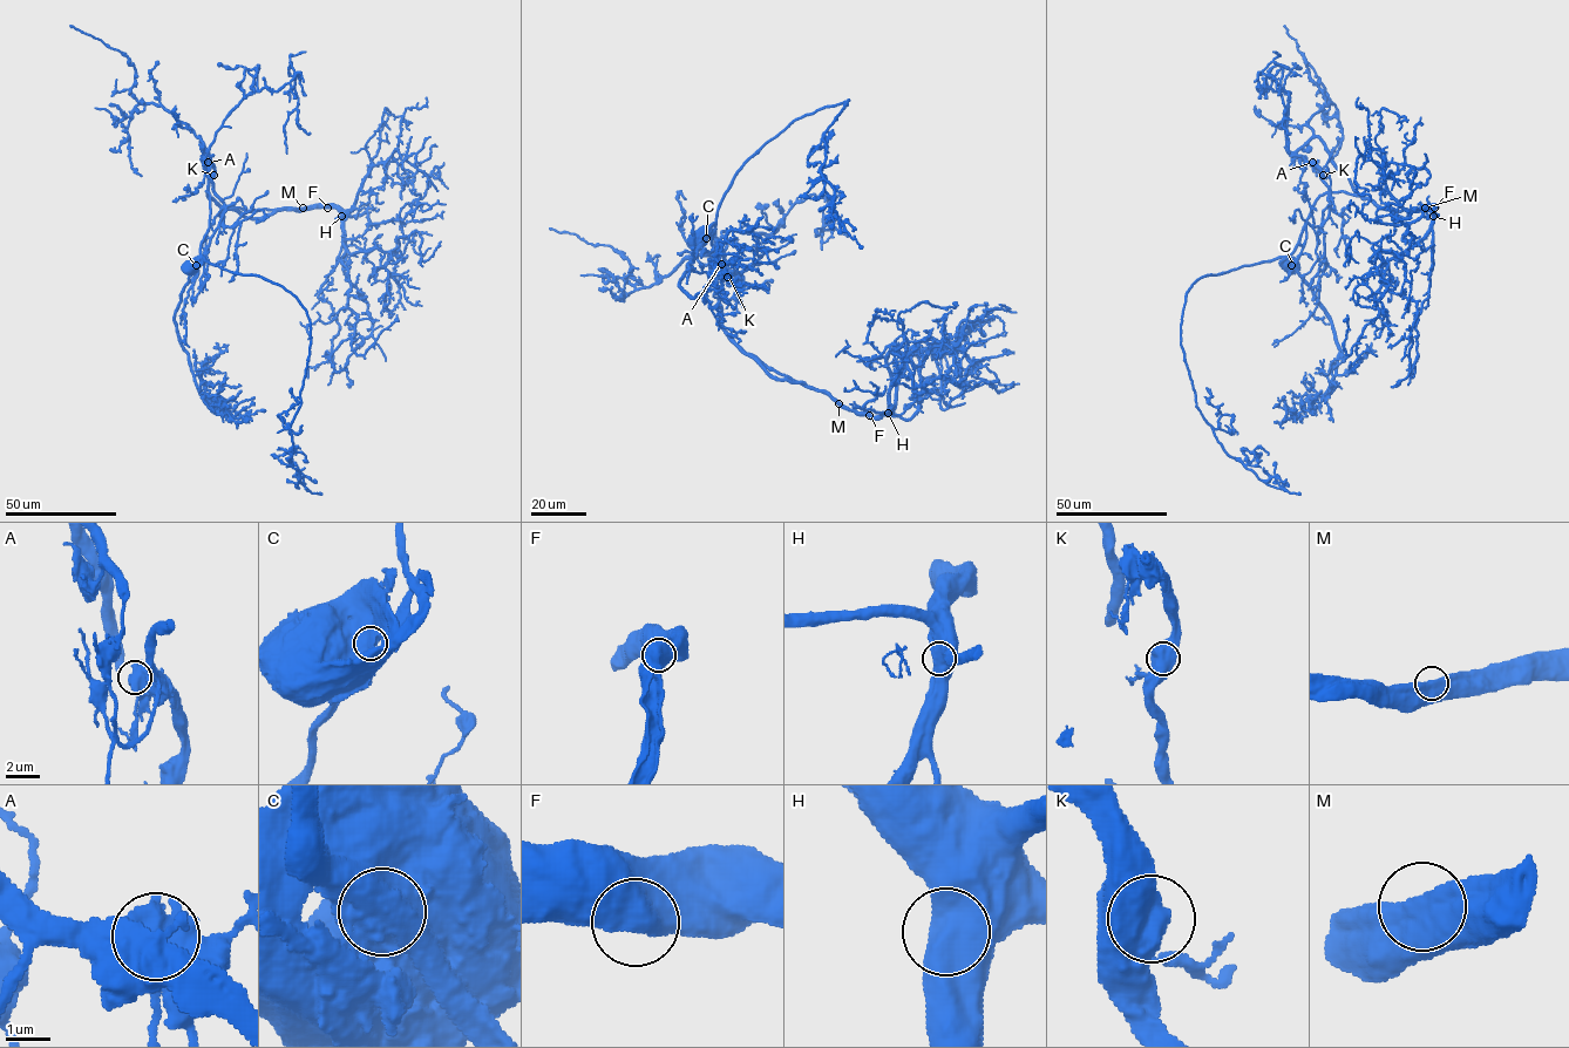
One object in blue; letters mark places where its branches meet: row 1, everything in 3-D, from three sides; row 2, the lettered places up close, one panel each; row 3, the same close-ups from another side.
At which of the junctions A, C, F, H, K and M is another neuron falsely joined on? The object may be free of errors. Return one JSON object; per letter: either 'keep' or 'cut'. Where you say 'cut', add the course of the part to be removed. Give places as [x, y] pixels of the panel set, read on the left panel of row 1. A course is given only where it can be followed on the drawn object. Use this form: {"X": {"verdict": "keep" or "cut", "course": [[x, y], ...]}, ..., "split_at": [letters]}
{"A": {"verdict": "keep"}, "C": {"verdict": "cut", "course": [[196, 265], [203, 257], [221, 267], [265, 278], [305, 311], [311, 346], [289, 461], [299, 481], [321, 495]]}, "F": {"verdict": "keep"}, "H": {"verdict": "keep"}, "K": {"verdict": "keep"}, "M": {"verdict": "keep"}, "split_at": ["C"]}

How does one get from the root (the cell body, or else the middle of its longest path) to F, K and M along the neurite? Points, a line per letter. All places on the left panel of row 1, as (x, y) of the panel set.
F: (189, 266), (201, 254), (201, 244), (209, 228), (210, 196), (206, 191), (222, 206), (246, 211), (327, 208)
K: (189, 266), (201, 254), (210, 213), (205, 155), (199, 137), (212, 155), (214, 175)
M: (189, 266), (201, 254), (201, 244), (209, 228), (210, 196), (206, 191), (225, 208), (246, 211), (303, 208)

